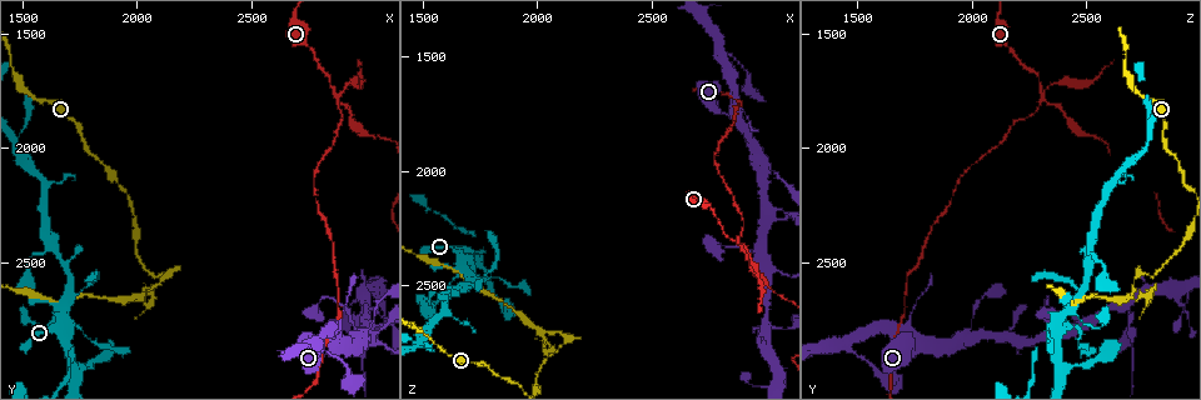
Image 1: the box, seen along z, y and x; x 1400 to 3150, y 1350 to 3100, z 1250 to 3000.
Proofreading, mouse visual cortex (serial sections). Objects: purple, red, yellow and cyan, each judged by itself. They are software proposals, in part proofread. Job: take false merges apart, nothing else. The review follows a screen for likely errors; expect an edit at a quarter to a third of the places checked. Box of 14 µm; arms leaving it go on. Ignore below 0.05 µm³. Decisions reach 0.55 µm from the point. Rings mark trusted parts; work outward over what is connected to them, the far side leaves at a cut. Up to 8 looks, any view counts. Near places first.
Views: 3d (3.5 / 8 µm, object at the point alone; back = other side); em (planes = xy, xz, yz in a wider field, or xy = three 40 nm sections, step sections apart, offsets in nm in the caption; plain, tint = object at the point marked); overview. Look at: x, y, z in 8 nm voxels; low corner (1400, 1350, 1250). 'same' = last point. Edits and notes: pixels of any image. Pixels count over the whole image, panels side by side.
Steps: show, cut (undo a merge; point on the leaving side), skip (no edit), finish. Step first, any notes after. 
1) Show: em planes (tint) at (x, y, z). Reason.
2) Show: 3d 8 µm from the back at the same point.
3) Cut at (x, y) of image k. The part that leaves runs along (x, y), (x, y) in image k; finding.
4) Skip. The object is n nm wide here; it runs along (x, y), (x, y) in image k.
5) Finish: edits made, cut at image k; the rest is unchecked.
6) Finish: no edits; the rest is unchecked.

Show: em xy step 1 (tint) at (1680, 2810, 2370). Abrupt turn.

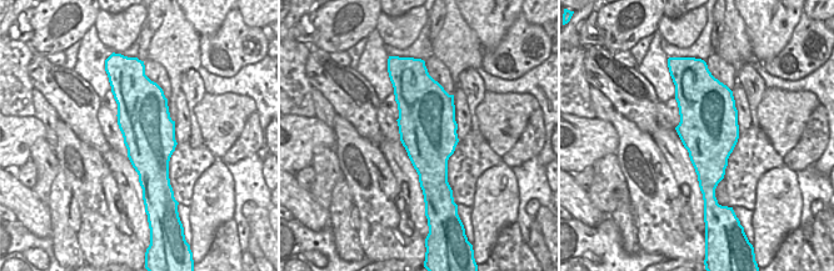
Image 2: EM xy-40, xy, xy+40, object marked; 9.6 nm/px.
Show: 3d 3.5 µm from the back at the same point.

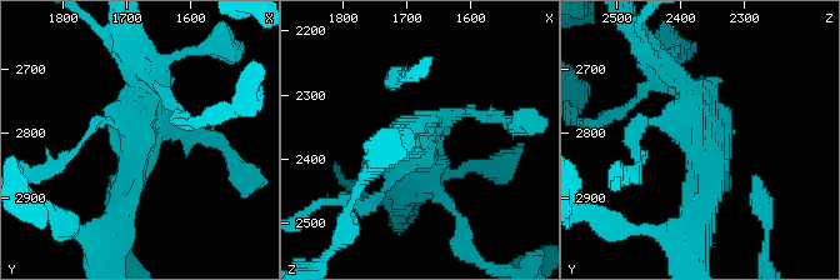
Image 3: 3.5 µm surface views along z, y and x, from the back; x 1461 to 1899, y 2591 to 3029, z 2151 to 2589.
Skip. The object is 550 nm wide here; it runs along (194, 133), (148, 121), (118, 221) in image 3; continuous, no second cell.

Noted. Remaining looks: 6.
Show: 3d 3.5 µm at (3000, 2830, 2170).

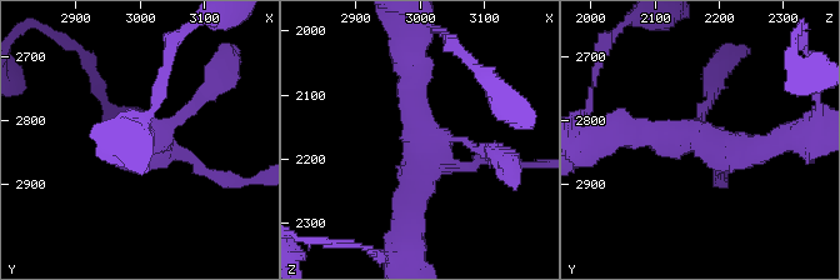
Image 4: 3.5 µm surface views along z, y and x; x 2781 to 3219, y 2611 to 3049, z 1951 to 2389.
Show: em xy step 2 (tint) at (3005, 2825, 2170). Need the tissue.

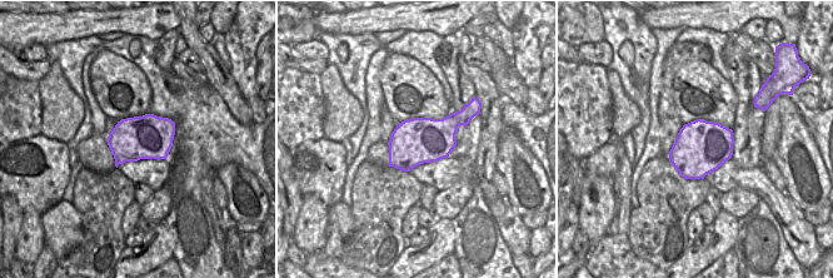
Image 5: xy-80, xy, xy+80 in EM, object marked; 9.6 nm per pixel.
Skip. 4 arms meet here; it runs along (615, 131), (775, 143) in image 4; one cell here.

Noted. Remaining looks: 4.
Show: em xy step 2 (tint) at (2020, 2650, 2710). Branch point.

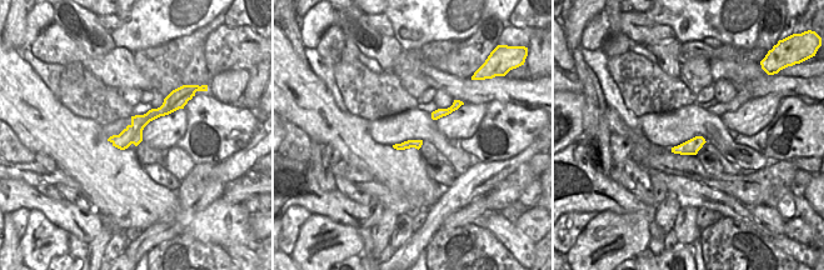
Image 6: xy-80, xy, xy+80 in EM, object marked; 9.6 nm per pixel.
Show: 3d 3.5 µm from the back at the same point. See where the arms go.

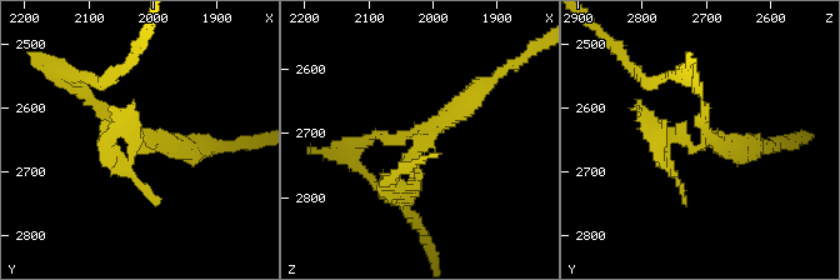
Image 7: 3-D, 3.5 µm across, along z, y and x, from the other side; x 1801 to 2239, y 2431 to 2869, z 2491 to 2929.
Cut at (128, 161) of image 7. The part that leaves runs along (139, 143), (111, 131), (104, 161) in image 7; a second cell is stuck on.

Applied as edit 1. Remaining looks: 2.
Finish: edits made, cut at image 7; the rest is unchecked.

